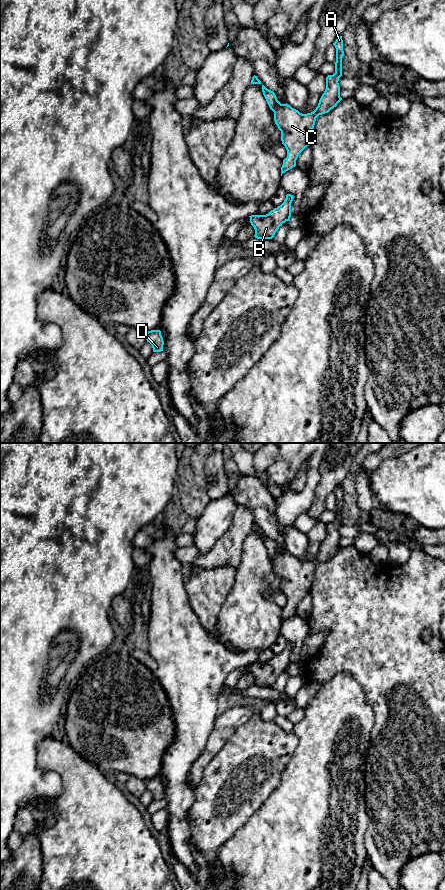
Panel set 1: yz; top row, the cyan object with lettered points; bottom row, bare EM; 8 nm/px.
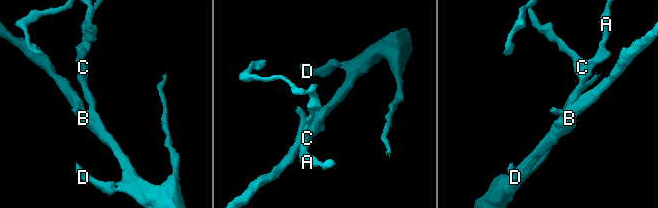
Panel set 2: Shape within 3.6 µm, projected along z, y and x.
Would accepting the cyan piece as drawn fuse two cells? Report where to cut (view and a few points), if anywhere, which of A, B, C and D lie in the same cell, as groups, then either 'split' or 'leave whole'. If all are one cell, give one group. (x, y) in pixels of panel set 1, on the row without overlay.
no cut | A B C D | leave whole

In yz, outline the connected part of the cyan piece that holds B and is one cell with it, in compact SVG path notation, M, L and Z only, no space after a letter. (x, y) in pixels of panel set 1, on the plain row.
M286 643L284 650L266 663L251 663L250 671L255 677L254 685L257 687L272 687L283 671L290 669L291 651L294 645Z

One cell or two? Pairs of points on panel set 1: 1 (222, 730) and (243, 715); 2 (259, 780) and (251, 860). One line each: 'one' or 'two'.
1: one
2: two

